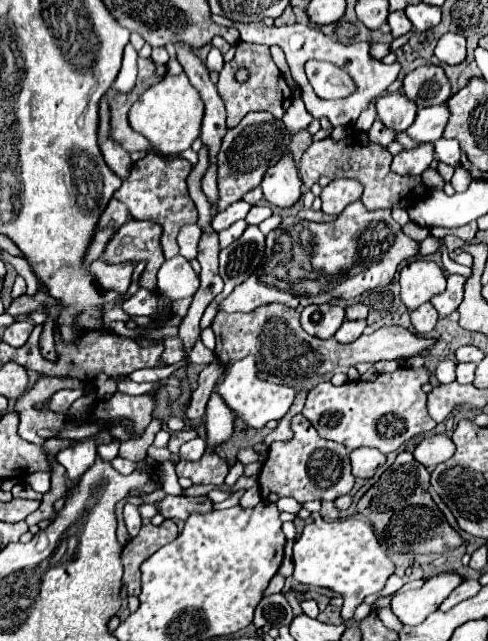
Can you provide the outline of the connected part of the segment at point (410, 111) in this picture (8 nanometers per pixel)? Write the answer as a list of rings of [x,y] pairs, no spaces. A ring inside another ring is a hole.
[[[385,94],[375,100],[379,120],[391,130],[407,130],[415,120],[417,106],[403,94]]]

